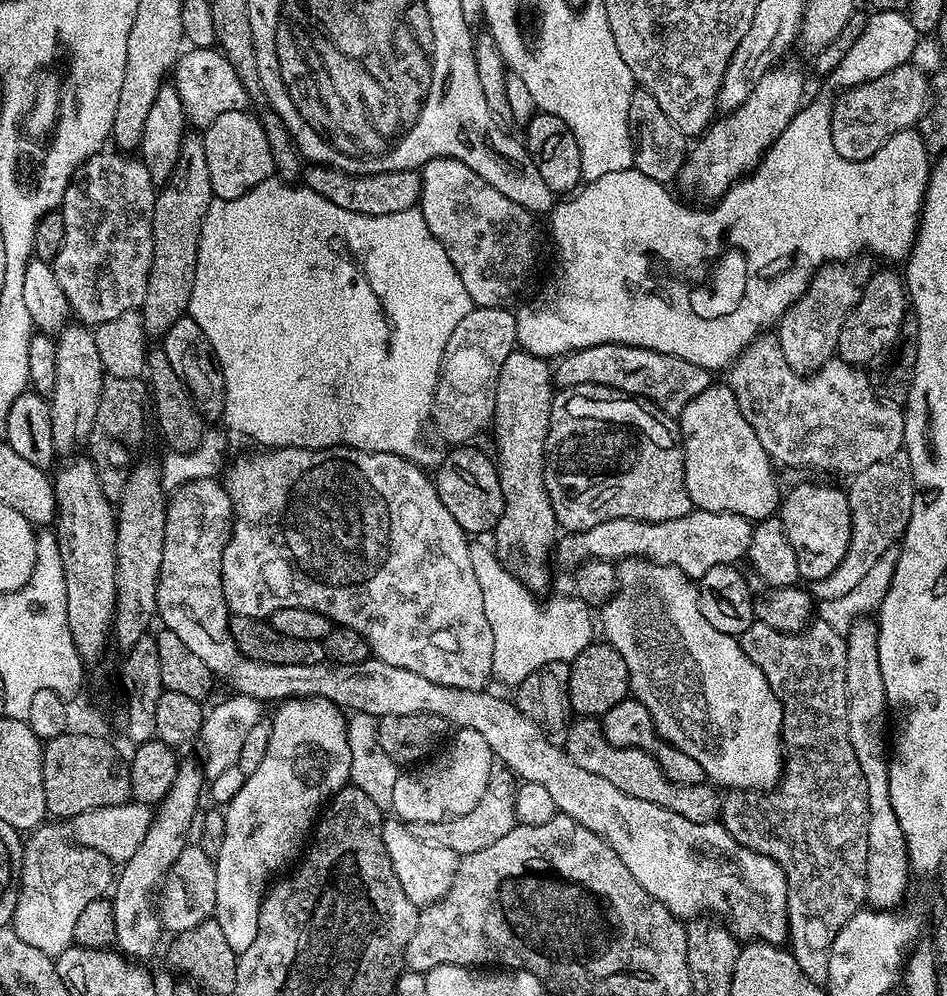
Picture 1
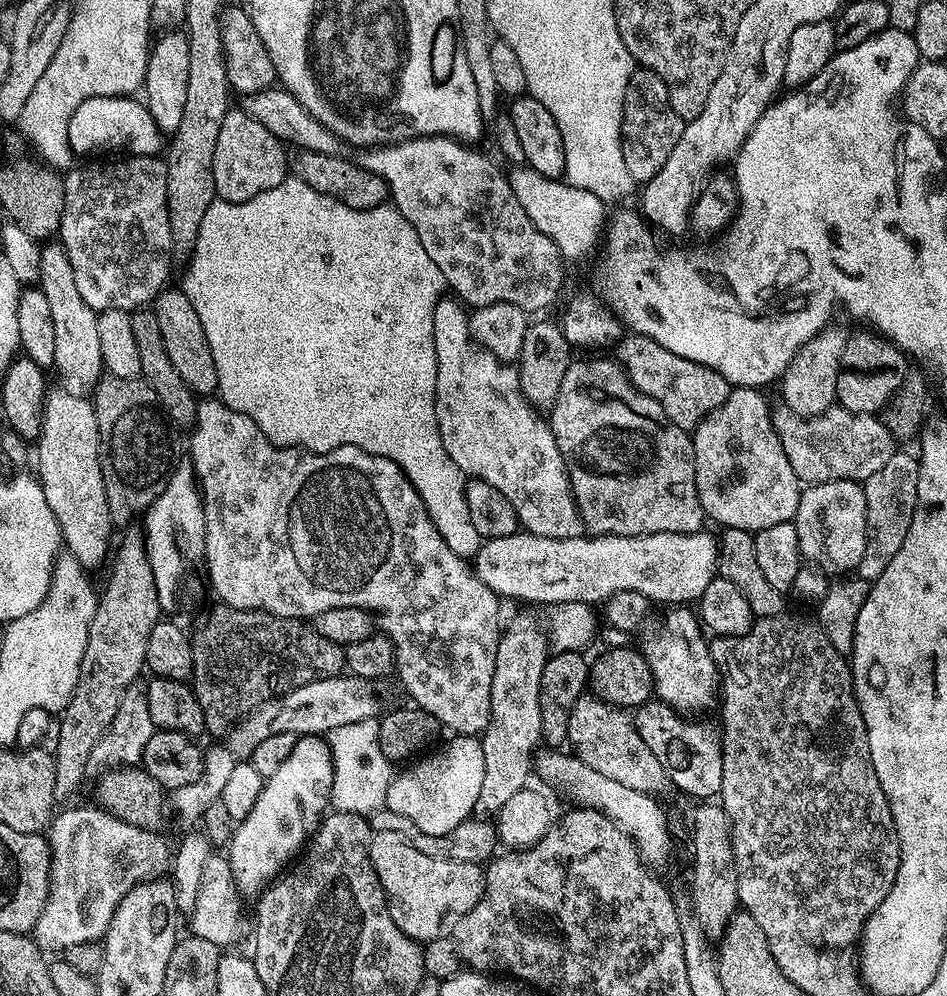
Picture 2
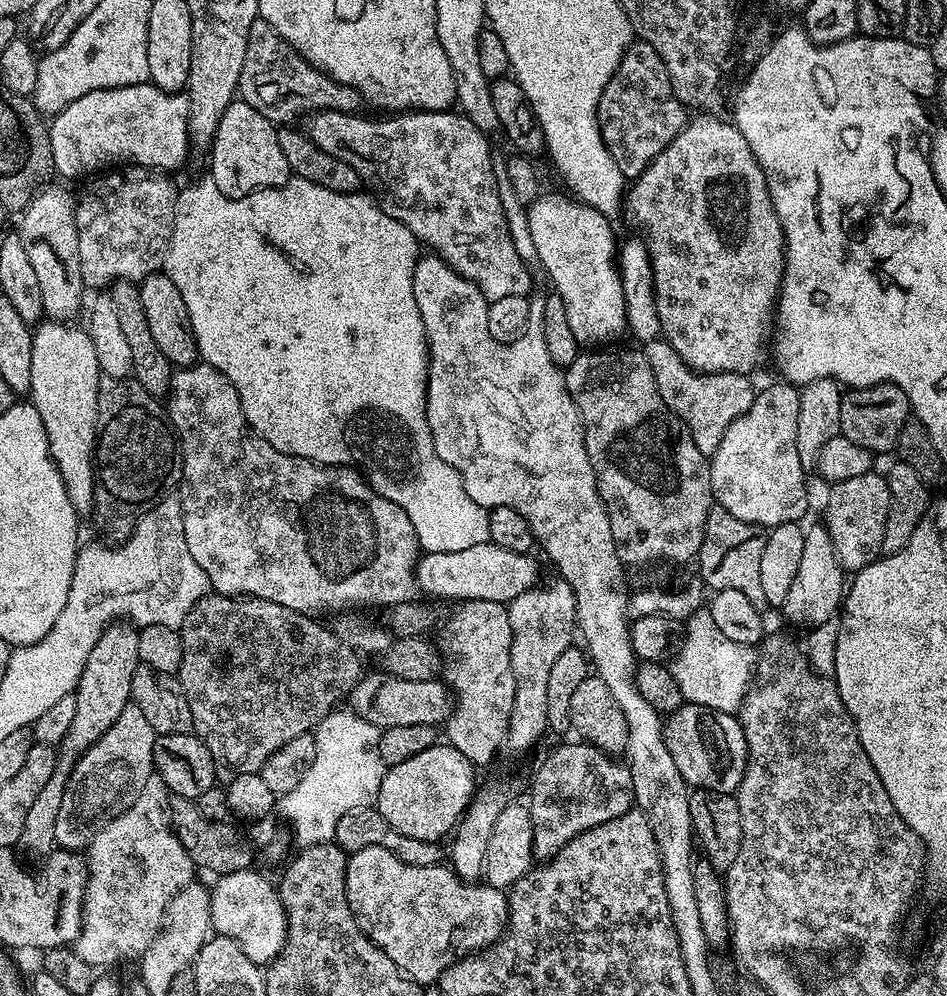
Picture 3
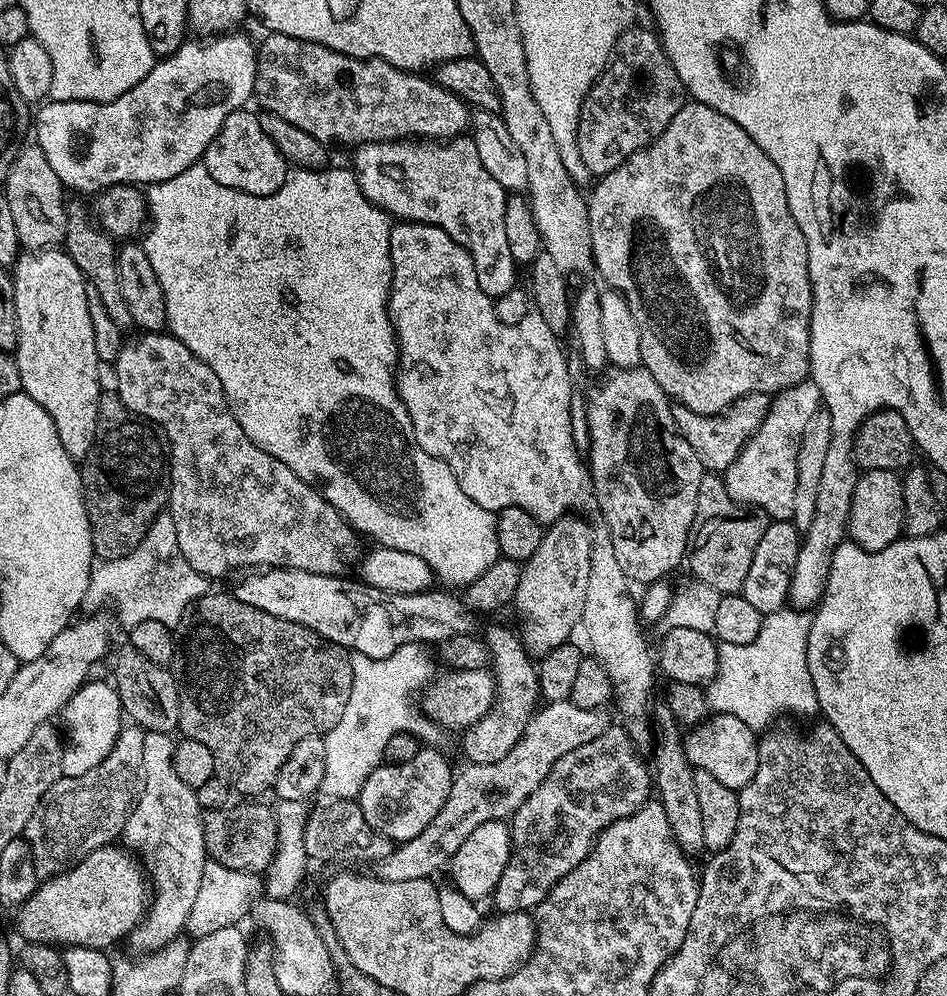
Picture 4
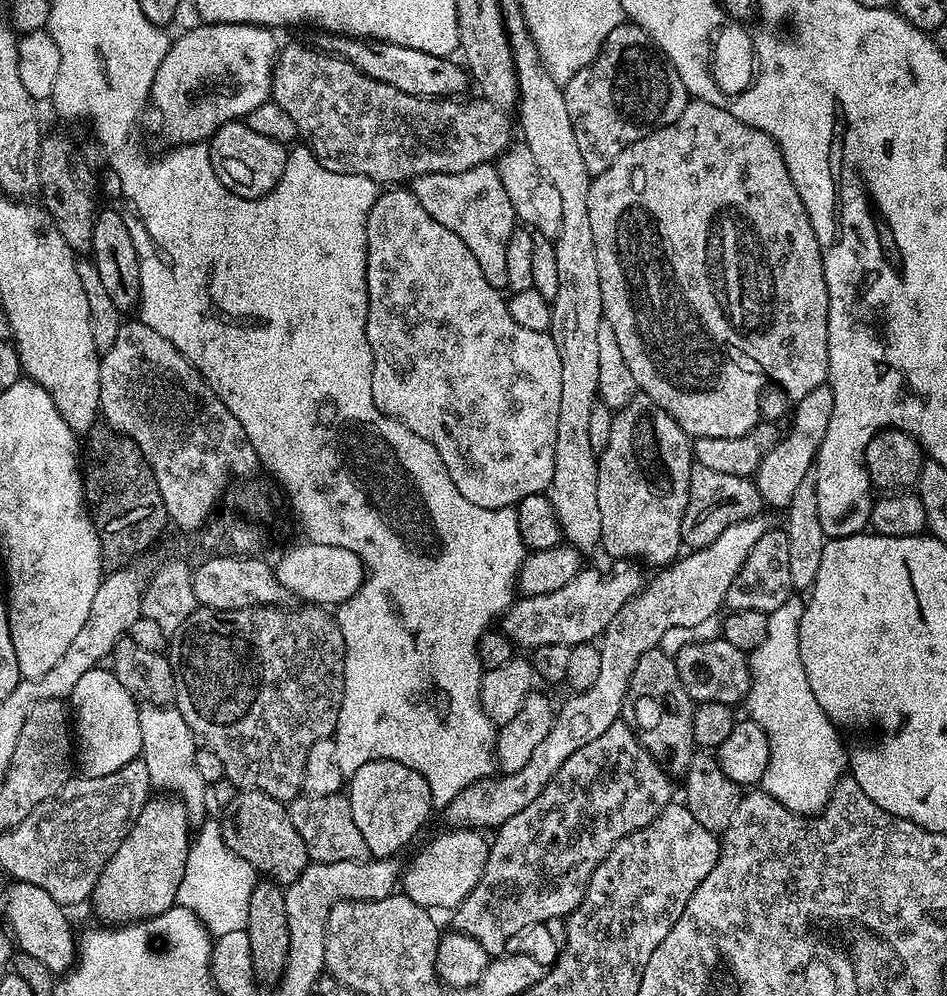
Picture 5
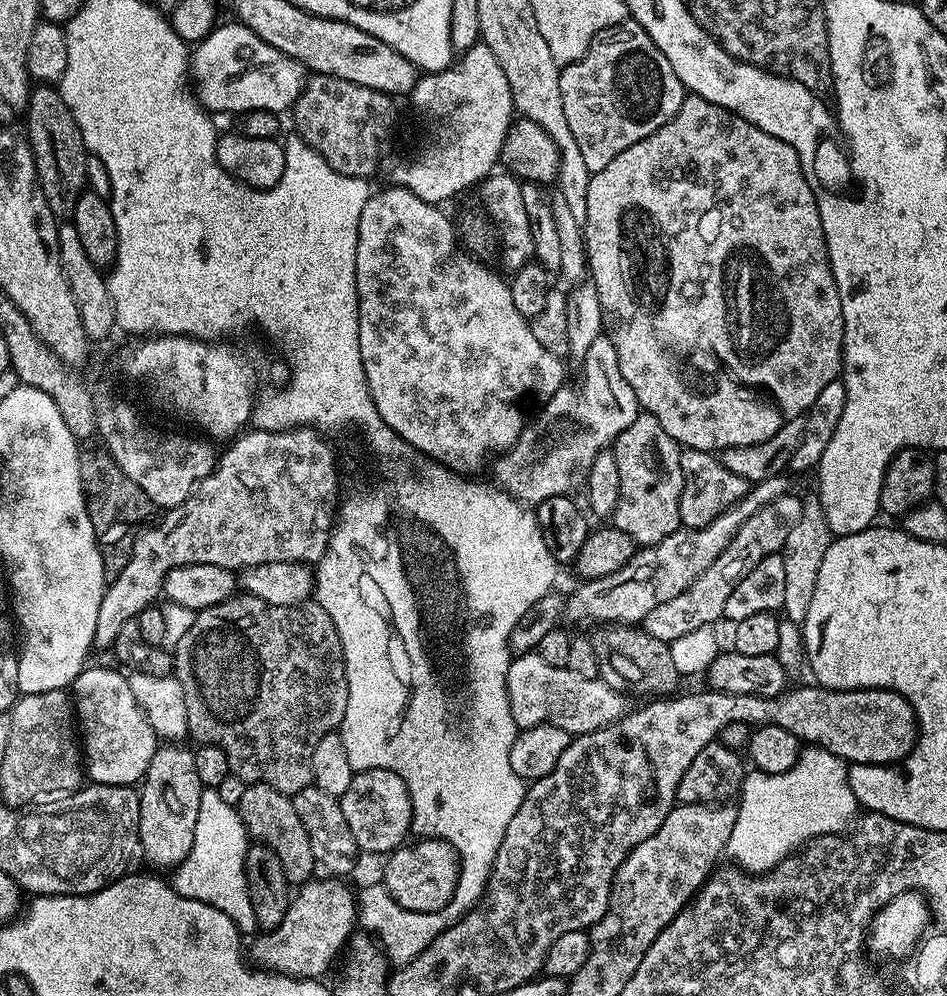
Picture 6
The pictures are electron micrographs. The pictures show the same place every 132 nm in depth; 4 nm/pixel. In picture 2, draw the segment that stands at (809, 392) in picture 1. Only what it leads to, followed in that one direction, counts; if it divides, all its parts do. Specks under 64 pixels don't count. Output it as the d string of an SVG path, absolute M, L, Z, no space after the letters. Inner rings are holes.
M780 406L773 411L772 421L776 427L778 438L782 442L782 450L786 450L786 458L790 458L790 466L794 466L794 474L805 485L834 482L835 480L865 481L870 474L882 470L886 462L890 462L894 451L894 441L890 430L886 430L883 419L876 414L858 414L839 406L827 408L820 416L799 416L787 406Z

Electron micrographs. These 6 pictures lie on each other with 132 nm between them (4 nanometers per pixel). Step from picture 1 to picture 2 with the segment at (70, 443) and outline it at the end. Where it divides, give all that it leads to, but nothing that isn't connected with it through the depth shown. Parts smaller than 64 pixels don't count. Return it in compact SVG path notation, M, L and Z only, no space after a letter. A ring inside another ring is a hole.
M60 242L45 243L40 249L38 287L42 294L46 294L46 302L50 302L50 318L54 318L54 372L60 375L59 383L79 393L95 389L105 374L102 346L98 339L98 313L78 294L70 258Z

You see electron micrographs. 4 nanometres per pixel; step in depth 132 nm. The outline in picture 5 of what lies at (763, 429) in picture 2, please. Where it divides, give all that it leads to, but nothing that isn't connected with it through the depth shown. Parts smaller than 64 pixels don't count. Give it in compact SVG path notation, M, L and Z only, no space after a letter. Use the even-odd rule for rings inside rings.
M828 383L810 390L806 398L795 401L796 421L792 424L789 432L785 431L780 441L762 458L755 474L756 489L765 505L770 509L787 509L790 498L798 491L802 478L806 478L808 472L813 471L816 455L826 438L826 426L830 426L830 414L834 414L834 394Z

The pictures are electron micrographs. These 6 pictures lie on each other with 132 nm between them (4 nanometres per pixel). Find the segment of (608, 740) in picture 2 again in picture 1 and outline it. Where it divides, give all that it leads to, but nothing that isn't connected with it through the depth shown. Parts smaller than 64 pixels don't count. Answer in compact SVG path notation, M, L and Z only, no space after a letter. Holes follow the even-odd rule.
M576 718L569 723L568 733L562 745L568 757L582 770L590 770L590 774L598 774L598 778L606 778L613 786L618 786L622 794L642 798L642 802L654 802L658 806L668 808L672 812L682 814L695 824L710 824L720 820L722 796L711 783L675 784L662 774L660 764L637 748L614 746L600 729L600 721L596 718Z

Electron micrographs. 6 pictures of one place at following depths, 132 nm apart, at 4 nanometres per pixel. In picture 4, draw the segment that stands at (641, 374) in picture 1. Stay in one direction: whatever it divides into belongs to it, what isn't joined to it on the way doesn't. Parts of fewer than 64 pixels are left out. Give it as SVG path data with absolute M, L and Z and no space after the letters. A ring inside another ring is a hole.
M755 392L746 394L741 400L737 400L726 414L719 416L694 414L694 410L678 403L672 404L672 413L682 438L686 438L686 442L690 442L694 454L698 454L698 462L702 462L705 473L722 474L735 462L748 439L758 430L758 426L762 426L768 413L769 403L769 393Z

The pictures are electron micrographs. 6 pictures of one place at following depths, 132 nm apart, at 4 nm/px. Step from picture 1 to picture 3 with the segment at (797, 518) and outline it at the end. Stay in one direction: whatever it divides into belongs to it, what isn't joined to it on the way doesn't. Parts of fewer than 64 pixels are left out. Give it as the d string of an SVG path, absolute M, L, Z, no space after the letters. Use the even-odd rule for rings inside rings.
M873 470L858 478L835 481L824 504L822 523L830 536L840 567L845 570L859 570L873 564L881 555L880 547L884 537L884 523L890 504L888 481L879 471Z

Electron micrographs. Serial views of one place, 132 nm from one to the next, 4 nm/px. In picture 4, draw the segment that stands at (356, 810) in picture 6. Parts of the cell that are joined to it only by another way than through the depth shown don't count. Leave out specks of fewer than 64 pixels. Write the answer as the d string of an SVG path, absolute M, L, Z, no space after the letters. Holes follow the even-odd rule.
M421 750L410 762L401 764L381 763L366 778L358 797L362 810L362 818L393 842L403 842L418 838L430 822L434 822L434 814L442 810L442 802L450 794L450 786L454 775L442 757L428 750Z

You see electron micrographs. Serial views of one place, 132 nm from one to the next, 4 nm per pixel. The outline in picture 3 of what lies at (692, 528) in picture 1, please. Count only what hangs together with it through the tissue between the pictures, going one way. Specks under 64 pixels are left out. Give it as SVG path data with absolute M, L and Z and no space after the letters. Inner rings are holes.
M485 542L478 546L470 546L467 550L450 550L449 552L424 552L416 561L416 586L421 593L426 592L427 597L441 596L444 600L485 600L507 605L508 601L518 598L518 594L533 587L536 580L536 564L533 557L527 552L506 550L502 546Z

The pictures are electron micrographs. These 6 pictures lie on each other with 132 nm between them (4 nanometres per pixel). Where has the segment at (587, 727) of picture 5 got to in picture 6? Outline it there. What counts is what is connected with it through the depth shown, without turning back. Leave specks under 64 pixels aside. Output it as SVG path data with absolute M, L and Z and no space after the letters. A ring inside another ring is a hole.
M795 494L779 496L774 502L759 508L750 518L746 518L746 522L742 522L726 550L718 554L718 558L689 588L682 590L678 598L670 598L670 602L662 602L662 606L654 606L654 610L646 614L642 621L644 631L654 634L654 638L671 642L699 627L715 625L716 619L719 621L724 615L726 598L734 594L734 586L738 586L740 579L750 574L750 570L754 570L754 566L758 566L762 558L783 549L786 538L790 538L790 530L794 530L794 522L798 522L803 509L803 499Z

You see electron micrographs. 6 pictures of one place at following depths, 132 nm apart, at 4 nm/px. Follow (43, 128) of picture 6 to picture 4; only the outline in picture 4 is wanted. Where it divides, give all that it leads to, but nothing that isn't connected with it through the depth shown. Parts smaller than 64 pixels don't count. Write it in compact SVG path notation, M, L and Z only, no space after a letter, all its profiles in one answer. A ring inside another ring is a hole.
M69 203L68 229L64 235L63 247L66 249L69 258L77 264L84 272L84 279L89 285L98 290L98 298L102 298L102 306L106 306L106 314L114 321L114 326L121 330L128 330L133 327L130 316L130 306L126 306L126 298L122 296L122 282L120 281L120 266L116 262L117 245L113 237L108 235L100 224L80 204Z

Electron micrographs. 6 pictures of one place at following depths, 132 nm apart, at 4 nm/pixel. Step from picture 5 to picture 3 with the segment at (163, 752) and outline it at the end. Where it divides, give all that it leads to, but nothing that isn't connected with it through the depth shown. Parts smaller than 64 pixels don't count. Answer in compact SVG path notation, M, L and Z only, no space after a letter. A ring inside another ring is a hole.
M152 775L142 794L138 794L134 806L97 832L86 849L88 885L84 891L84 924L80 928L74 950L78 958L91 964L93 969L104 970L100 968L118 960L128 960L131 956L132 959L140 957L160 933L164 915L174 894L193 883L194 865L176 829L170 823L169 804L168 787L160 776Z

